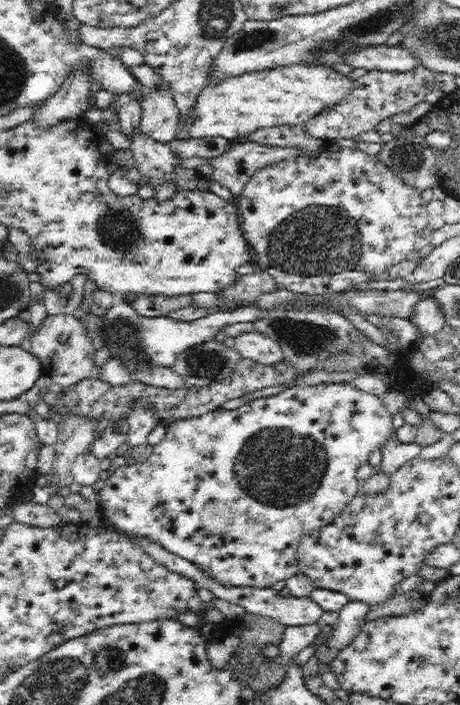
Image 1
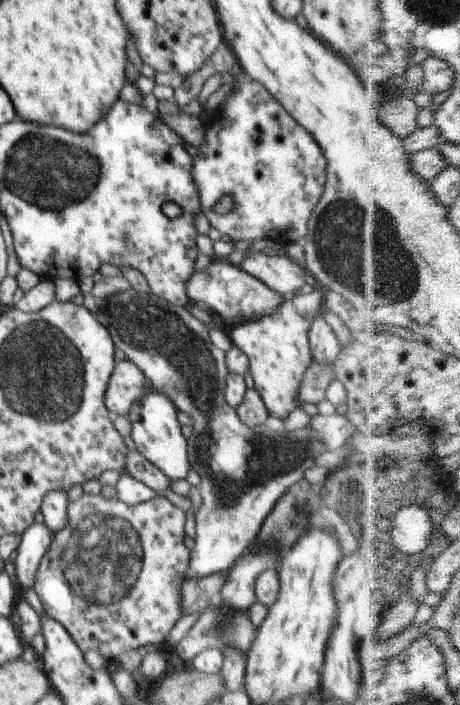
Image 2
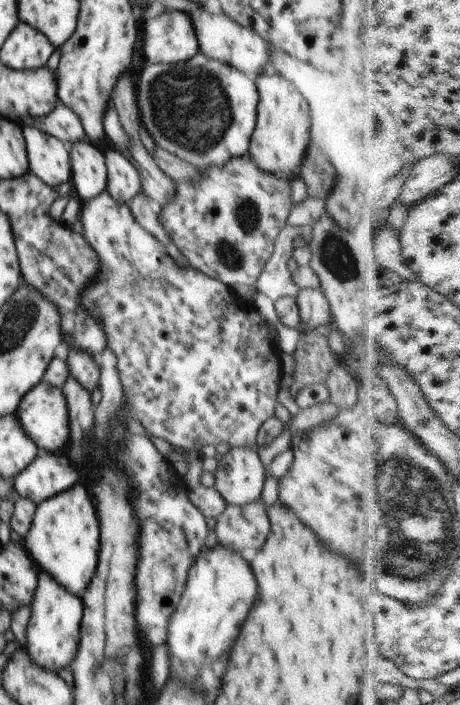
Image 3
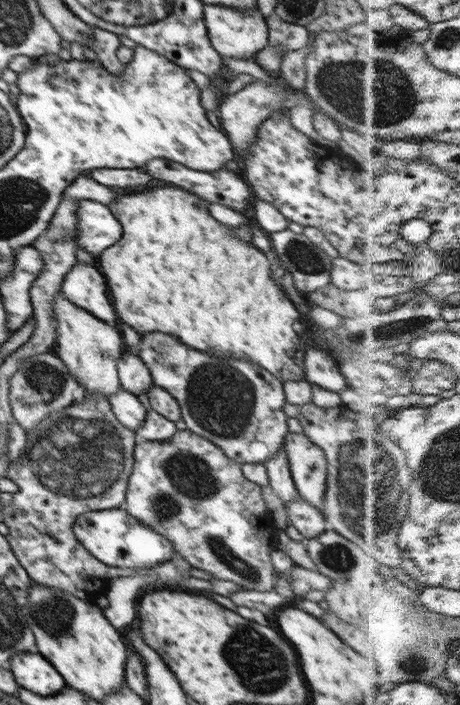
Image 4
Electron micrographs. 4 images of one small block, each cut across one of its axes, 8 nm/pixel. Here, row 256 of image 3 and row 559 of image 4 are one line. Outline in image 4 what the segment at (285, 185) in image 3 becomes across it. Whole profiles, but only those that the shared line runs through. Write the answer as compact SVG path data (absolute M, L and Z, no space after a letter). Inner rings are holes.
M188 429L177 431L169 439L163 441L139 440L135 445L134 466L129 476L125 501L125 509L135 519L156 529L174 545L177 558L186 559L194 568L209 572L216 579L236 582L236 584L243 586L244 589L259 590L260 592L274 590L274 585L279 579L279 573L275 571L270 555L273 549L277 548L274 540L277 529L273 523L271 512L266 508L266 503L262 497L262 488L248 480L241 471L241 464L229 459L224 454L224 451L213 442L198 436Z

